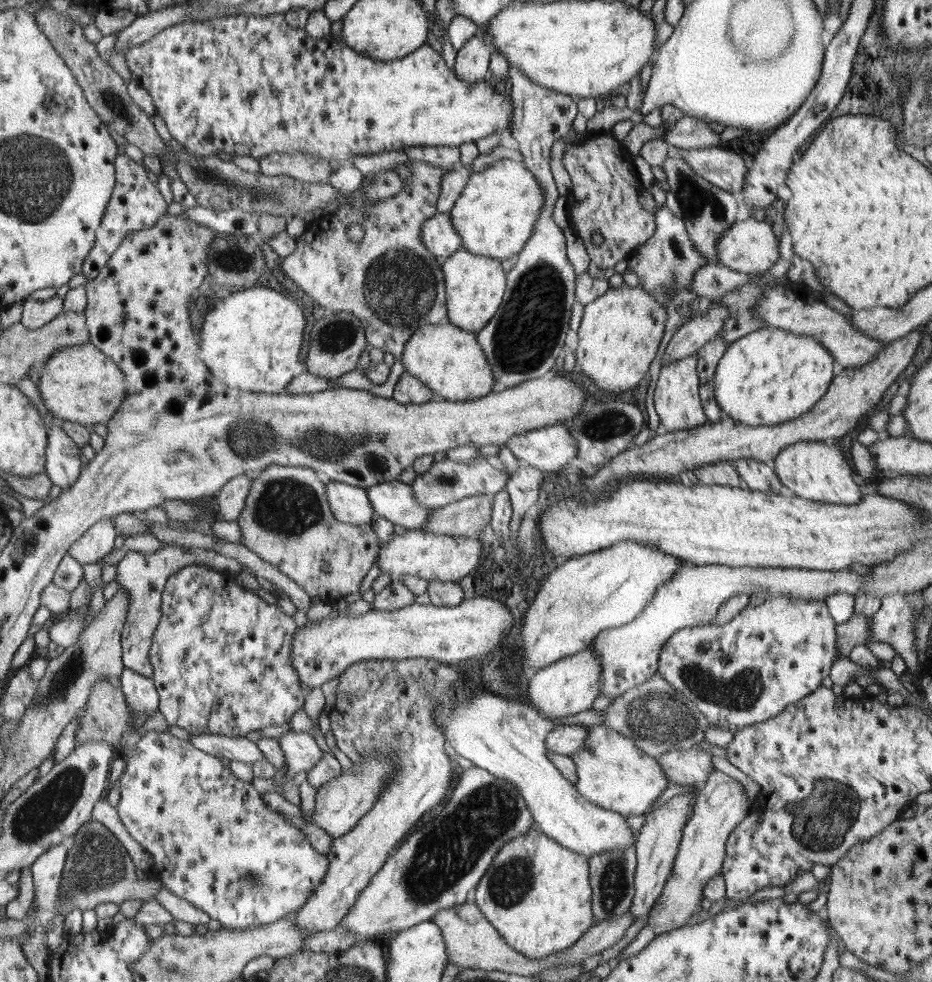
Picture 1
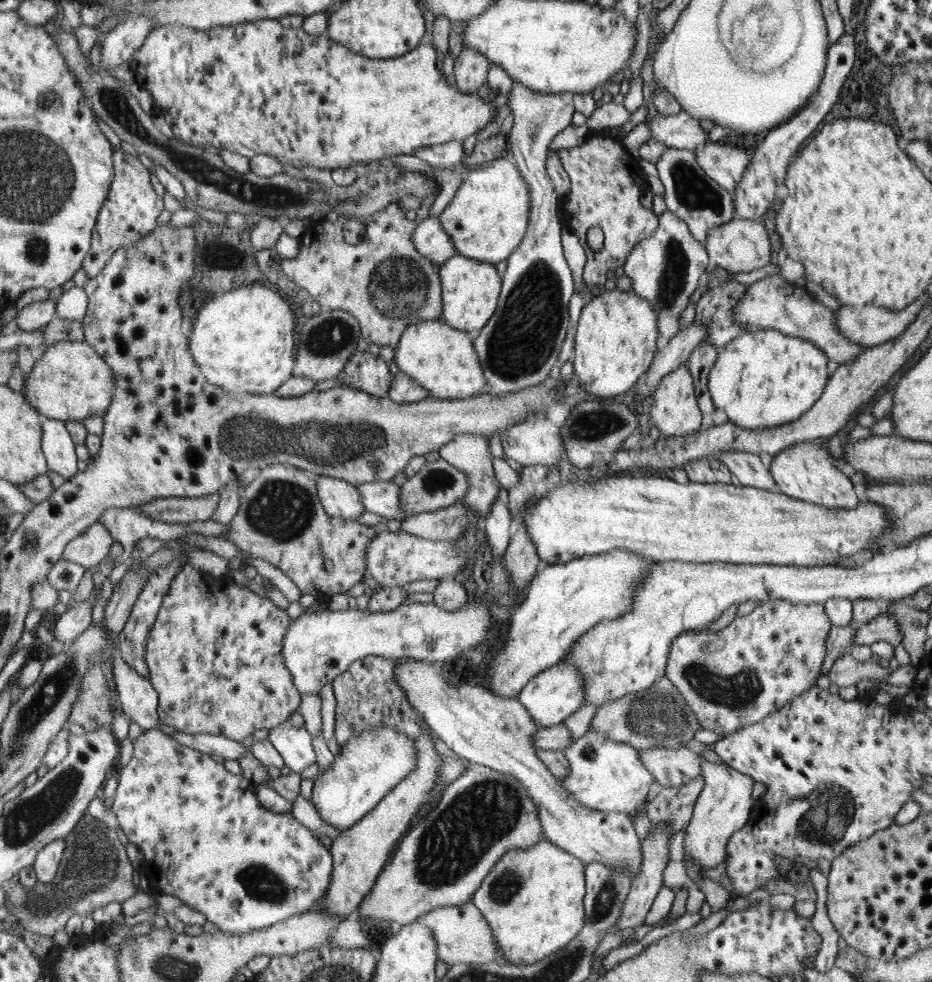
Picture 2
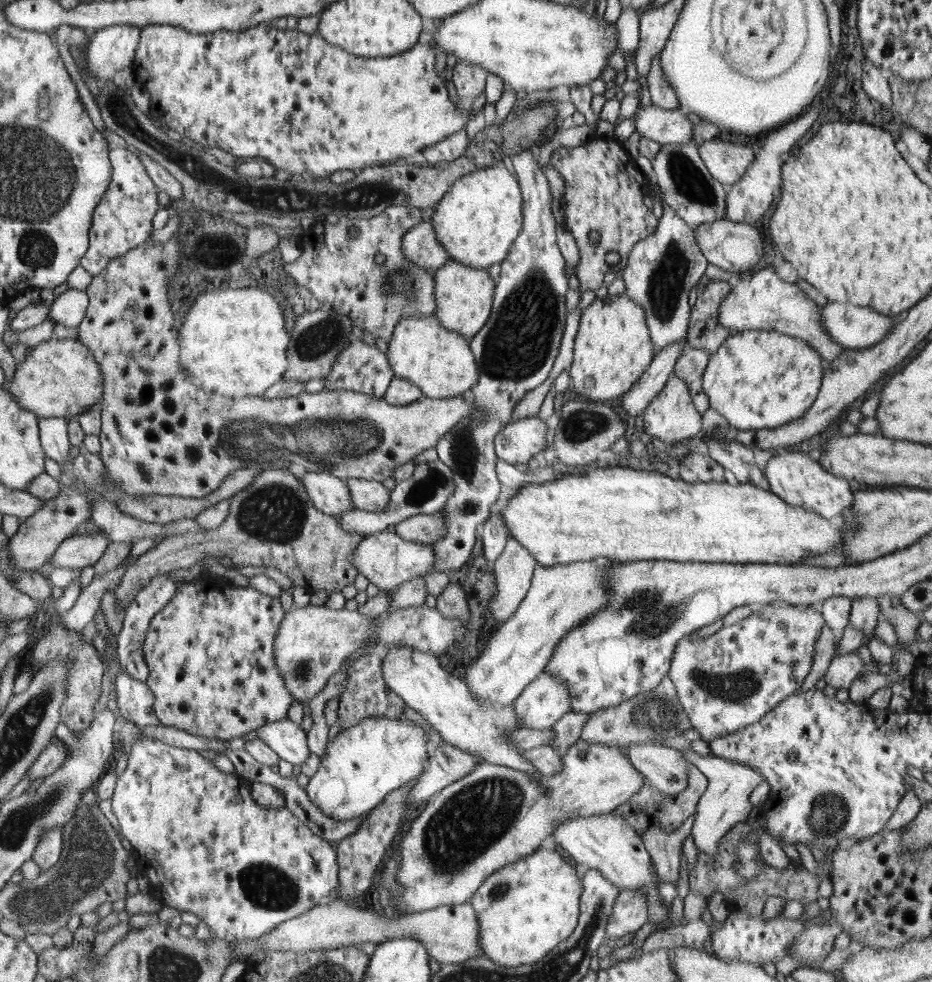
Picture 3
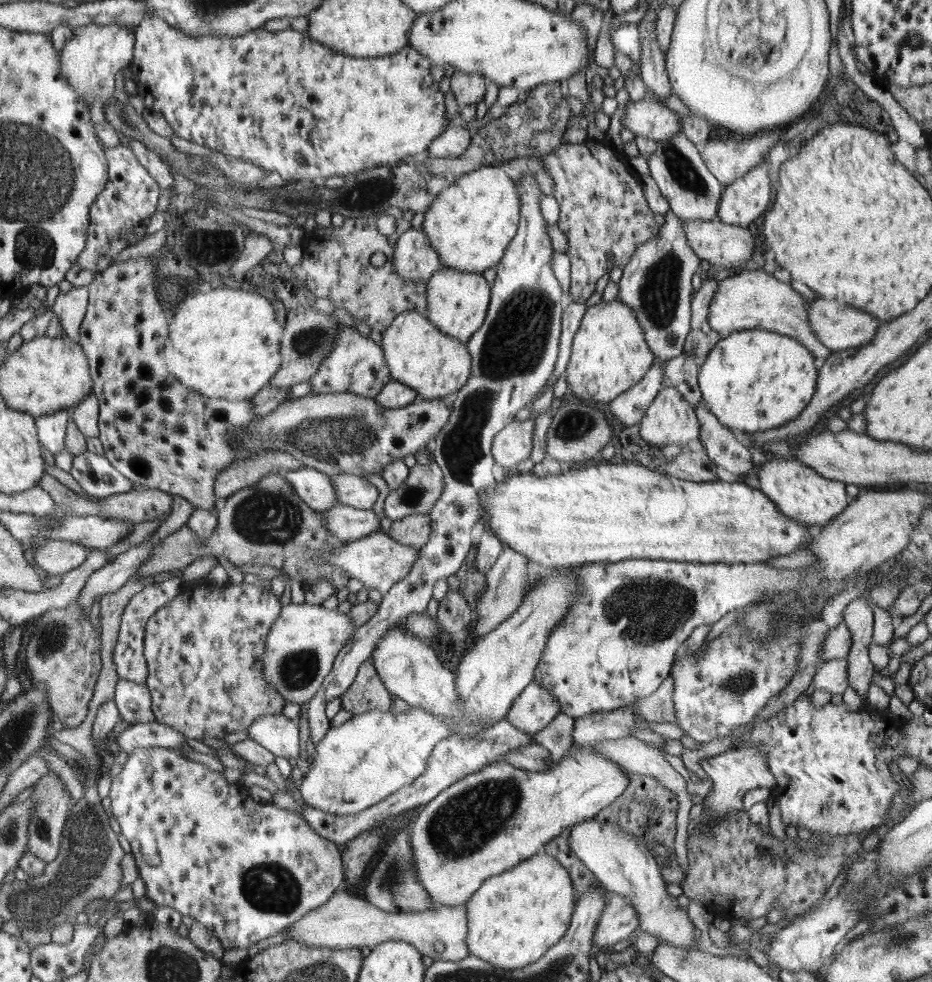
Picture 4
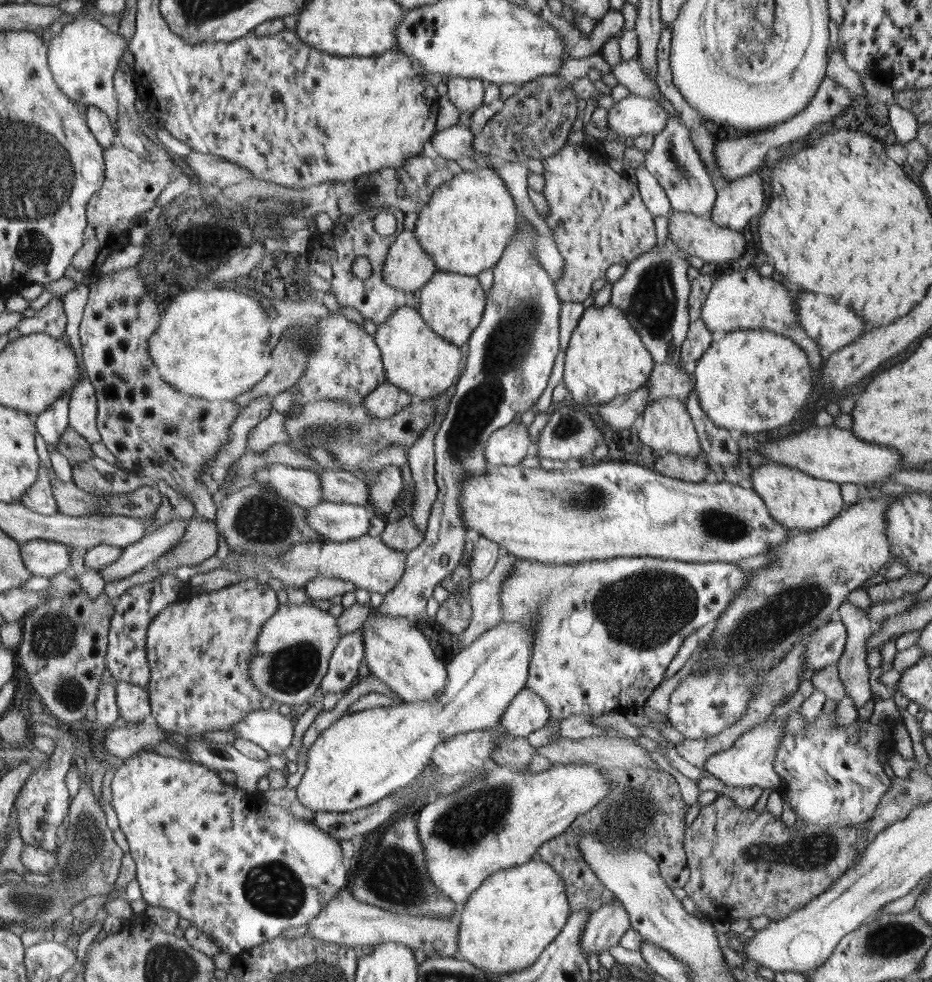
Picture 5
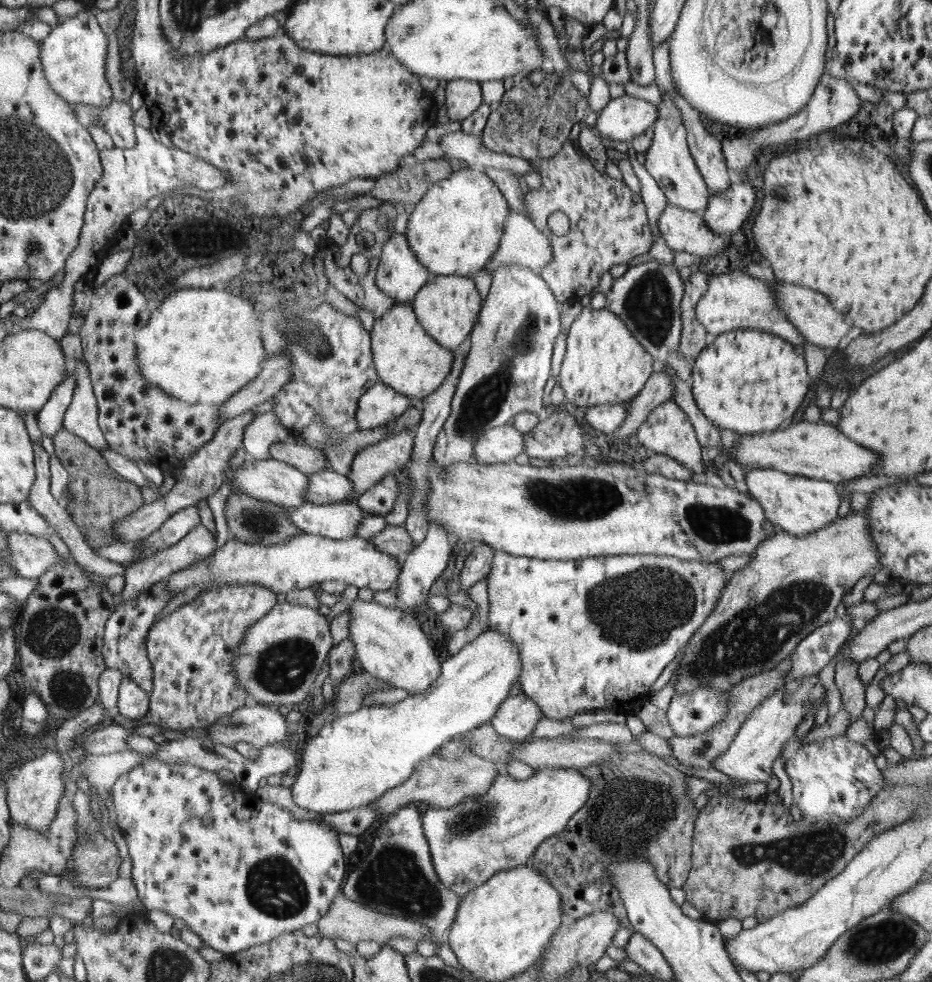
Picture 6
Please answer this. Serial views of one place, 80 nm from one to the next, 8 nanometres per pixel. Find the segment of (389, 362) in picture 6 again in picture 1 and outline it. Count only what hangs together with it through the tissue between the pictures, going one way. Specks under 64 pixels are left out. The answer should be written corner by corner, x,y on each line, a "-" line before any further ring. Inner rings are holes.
450,322
424,325
413,334
401,358
406,372
433,390
437,398
476,400
494,392
497,380
477,334

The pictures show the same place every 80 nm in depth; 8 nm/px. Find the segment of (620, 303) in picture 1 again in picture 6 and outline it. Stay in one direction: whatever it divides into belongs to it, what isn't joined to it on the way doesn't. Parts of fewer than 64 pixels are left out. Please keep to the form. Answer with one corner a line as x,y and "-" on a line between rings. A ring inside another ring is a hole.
585,306
567,332
566,352
560,369
559,380
565,398
577,407
598,405
618,405
630,402
644,387
646,381
657,367
653,356
633,337
619,315
604,307
600,310

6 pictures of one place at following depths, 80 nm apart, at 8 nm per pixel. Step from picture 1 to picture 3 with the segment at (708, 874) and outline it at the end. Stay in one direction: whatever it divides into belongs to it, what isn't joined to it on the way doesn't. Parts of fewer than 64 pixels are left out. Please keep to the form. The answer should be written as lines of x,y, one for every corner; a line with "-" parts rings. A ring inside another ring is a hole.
690,749
682,751
682,754
707,778
706,790
702,793
695,808
695,821
691,836
694,838
697,850
705,852
710,858
717,854
720,839
739,822
748,820
753,808
748,798
752,790
765,780
752,770
752,767
740,765
734,761
716,756
702,757

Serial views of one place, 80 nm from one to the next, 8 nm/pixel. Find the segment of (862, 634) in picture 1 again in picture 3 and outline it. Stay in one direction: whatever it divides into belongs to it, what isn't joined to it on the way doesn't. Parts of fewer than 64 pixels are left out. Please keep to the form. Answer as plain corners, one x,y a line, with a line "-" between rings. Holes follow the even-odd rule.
824,626
820,631
820,637
816,639
816,651
814,651
814,665
812,671
808,673
807,678
804,678
804,683
800,685
800,689
794,694
800,692
808,692
816,683
826,675
830,663
836,657
836,647
838,647
838,637
835,636
835,631
828,626

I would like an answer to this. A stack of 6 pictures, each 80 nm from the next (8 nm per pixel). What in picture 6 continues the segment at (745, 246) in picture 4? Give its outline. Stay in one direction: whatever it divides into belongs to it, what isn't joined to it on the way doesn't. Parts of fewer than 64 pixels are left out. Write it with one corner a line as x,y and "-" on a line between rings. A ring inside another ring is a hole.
670,204
660,215
658,228
668,248
699,258
718,256
733,243
730,236
710,230
702,216

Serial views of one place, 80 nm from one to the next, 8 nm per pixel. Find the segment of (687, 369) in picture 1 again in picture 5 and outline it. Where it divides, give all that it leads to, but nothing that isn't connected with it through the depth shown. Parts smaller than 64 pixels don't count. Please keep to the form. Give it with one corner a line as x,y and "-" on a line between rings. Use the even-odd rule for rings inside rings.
660,397
653,400
642,414
642,428
638,438
655,452
662,448
670,448
672,453
680,456
696,456
700,452
701,444
694,428
694,423
686,405
674,397

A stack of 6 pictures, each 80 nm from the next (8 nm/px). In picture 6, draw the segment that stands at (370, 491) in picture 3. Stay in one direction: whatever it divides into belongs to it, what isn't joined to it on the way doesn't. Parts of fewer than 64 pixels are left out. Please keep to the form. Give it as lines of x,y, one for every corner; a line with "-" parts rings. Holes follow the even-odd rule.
326,468
309,475
305,499
312,504
342,503
355,490
348,475

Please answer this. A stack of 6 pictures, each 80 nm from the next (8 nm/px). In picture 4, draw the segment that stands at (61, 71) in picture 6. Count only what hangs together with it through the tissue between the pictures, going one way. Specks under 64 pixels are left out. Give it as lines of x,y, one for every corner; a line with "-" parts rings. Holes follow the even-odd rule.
122,24
77,26
72,28
72,31
74,37
66,41
59,55
63,77
85,101
89,103
100,101
104,105
111,103
116,90
114,87
116,72
128,66
133,59
134,33

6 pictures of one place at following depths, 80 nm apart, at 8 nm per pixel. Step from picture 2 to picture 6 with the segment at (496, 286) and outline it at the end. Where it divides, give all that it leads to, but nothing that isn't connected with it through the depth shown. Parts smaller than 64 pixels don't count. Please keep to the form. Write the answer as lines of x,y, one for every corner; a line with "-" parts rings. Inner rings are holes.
435,275
410,303
424,330
452,352
468,338
479,322
483,298
471,277

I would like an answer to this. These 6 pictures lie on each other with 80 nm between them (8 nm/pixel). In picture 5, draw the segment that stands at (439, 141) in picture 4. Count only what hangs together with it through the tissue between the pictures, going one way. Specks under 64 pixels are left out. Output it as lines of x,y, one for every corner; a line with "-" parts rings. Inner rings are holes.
452,125
438,132
436,138
432,138
432,146
439,158
445,157
454,161
466,157
476,159
475,138
468,126

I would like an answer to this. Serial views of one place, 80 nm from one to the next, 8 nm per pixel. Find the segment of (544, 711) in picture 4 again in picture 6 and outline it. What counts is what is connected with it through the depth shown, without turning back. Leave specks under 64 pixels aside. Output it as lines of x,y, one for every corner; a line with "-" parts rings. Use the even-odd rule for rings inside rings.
526,694
509,697
500,706
490,724
495,727
498,734
504,735
513,741
523,741
543,718
542,708
534,699

